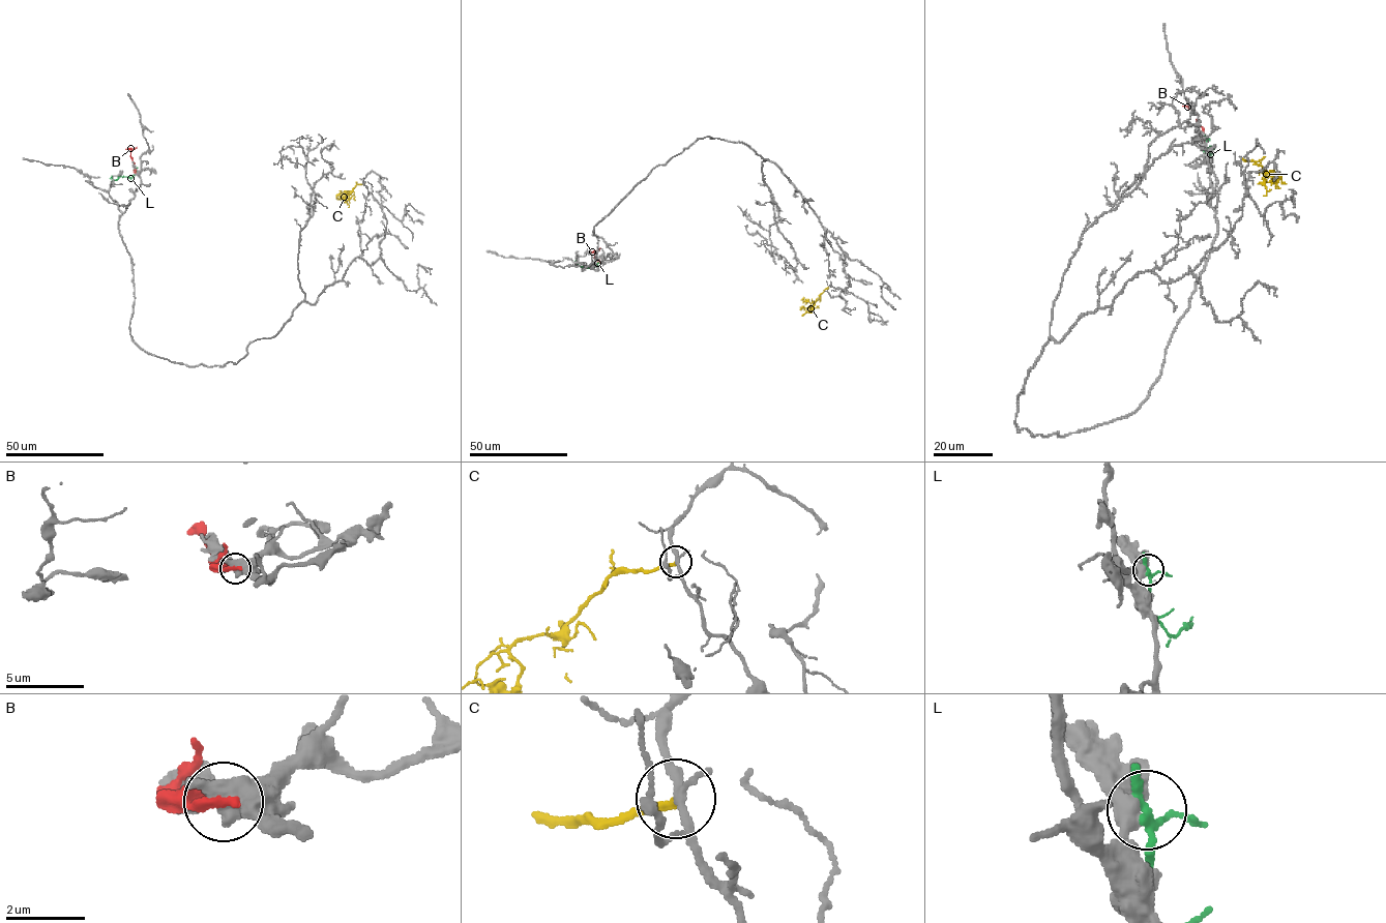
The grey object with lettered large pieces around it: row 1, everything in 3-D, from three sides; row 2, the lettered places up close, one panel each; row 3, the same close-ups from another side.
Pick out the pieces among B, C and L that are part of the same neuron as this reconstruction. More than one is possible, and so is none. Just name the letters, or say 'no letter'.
no letter

